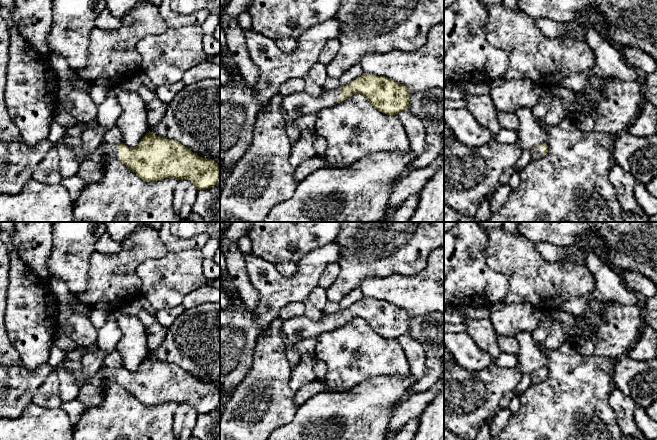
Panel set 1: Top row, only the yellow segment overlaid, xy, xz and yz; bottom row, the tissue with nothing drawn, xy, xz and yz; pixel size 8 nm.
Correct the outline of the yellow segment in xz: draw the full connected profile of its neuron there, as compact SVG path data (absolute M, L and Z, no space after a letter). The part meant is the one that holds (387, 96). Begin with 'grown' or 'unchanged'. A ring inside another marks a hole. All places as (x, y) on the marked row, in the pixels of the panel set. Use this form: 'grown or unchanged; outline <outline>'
grown; outline M363 73L341 88L324 90L318 97L311 96L305 91L284 96L282 106L287 115L294 120L329 109L354 94L361 94L378 111L387 115L398 115L408 109L410 93L406 86L385 76Z

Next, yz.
grown; outline M540 144L531 149L532 159L540 159L548 152L547 144Z

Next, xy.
grown; outline M150 131L136 147L103 142L90 154L83 148L80 136L66 135L63 141L75 153L79 162L90 159L103 163L114 157L146 182L164 178L187 179L198 190L206 190L218 184L220 177L220 167L214 160L200 157L180 142L156 136Z

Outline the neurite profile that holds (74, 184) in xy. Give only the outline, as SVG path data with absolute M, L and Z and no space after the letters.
M77 174L68 178L62 178L61 184L67 189L73 202L79 198L84 187L86 186L85 181Z

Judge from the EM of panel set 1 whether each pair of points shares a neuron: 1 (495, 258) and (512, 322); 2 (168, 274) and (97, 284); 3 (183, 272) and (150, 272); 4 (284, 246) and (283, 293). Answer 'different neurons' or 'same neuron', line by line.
1: different neurons
2: different neurons
3: same neuron
4: different neurons

